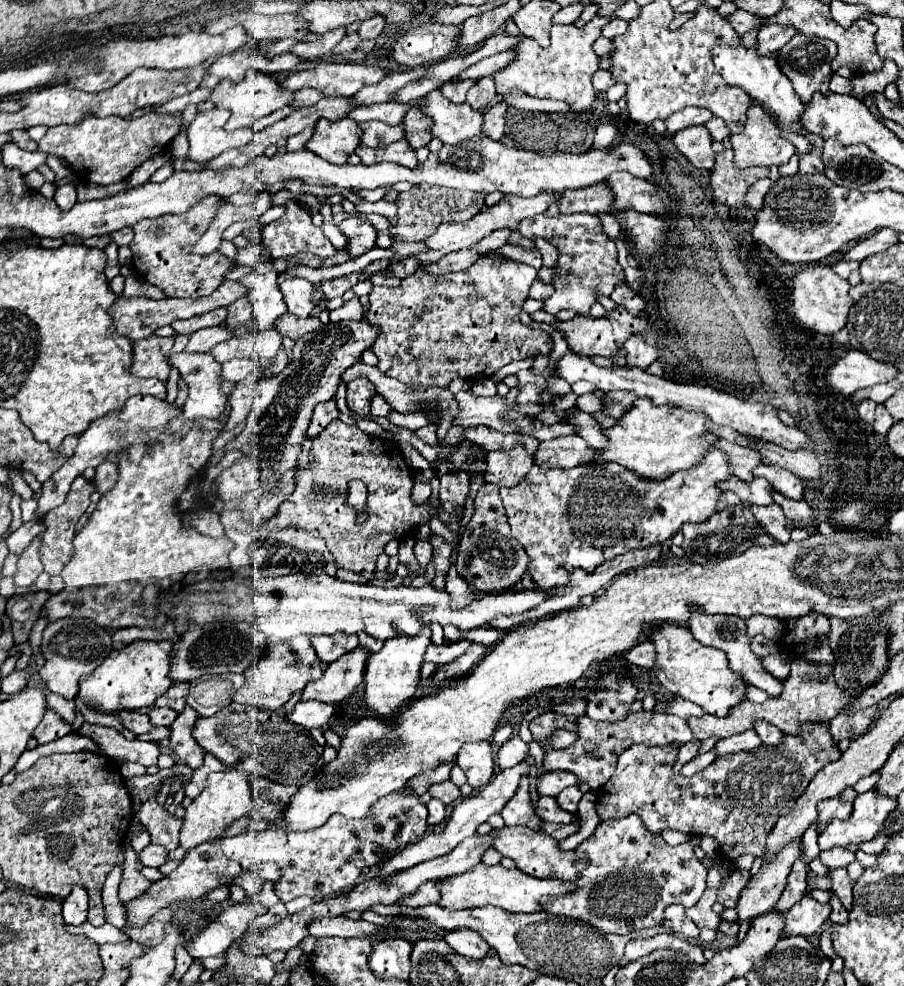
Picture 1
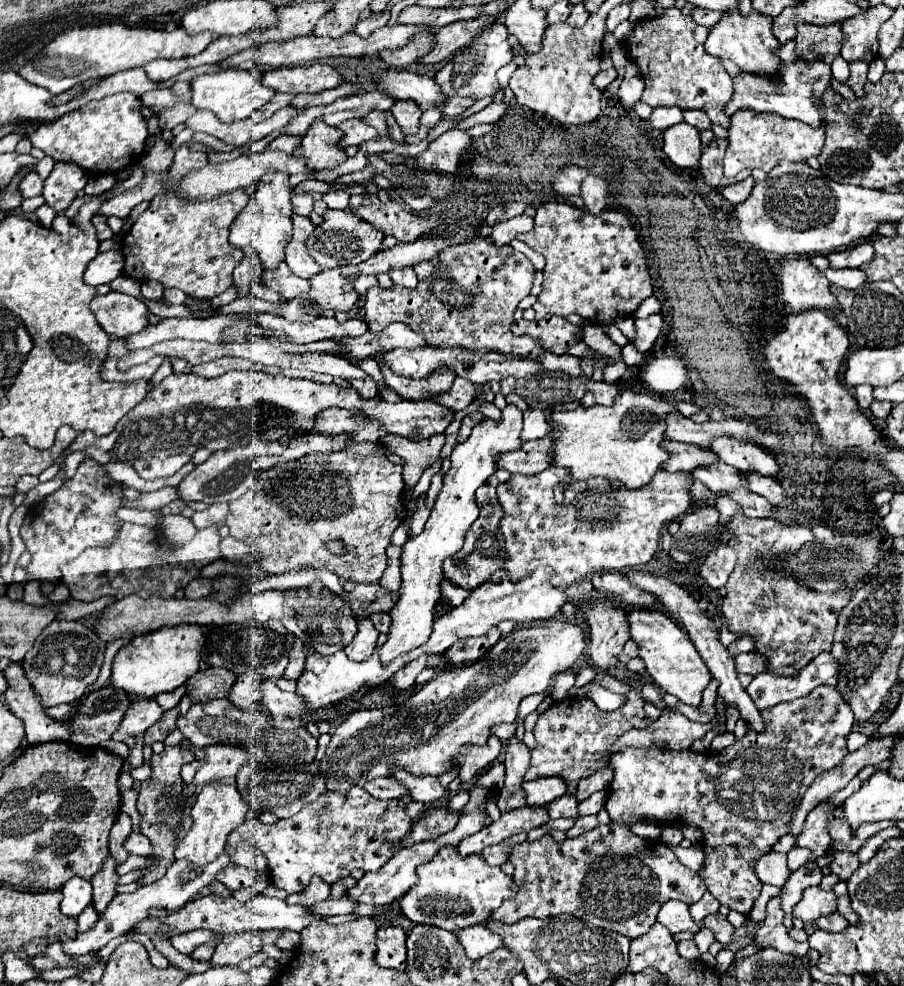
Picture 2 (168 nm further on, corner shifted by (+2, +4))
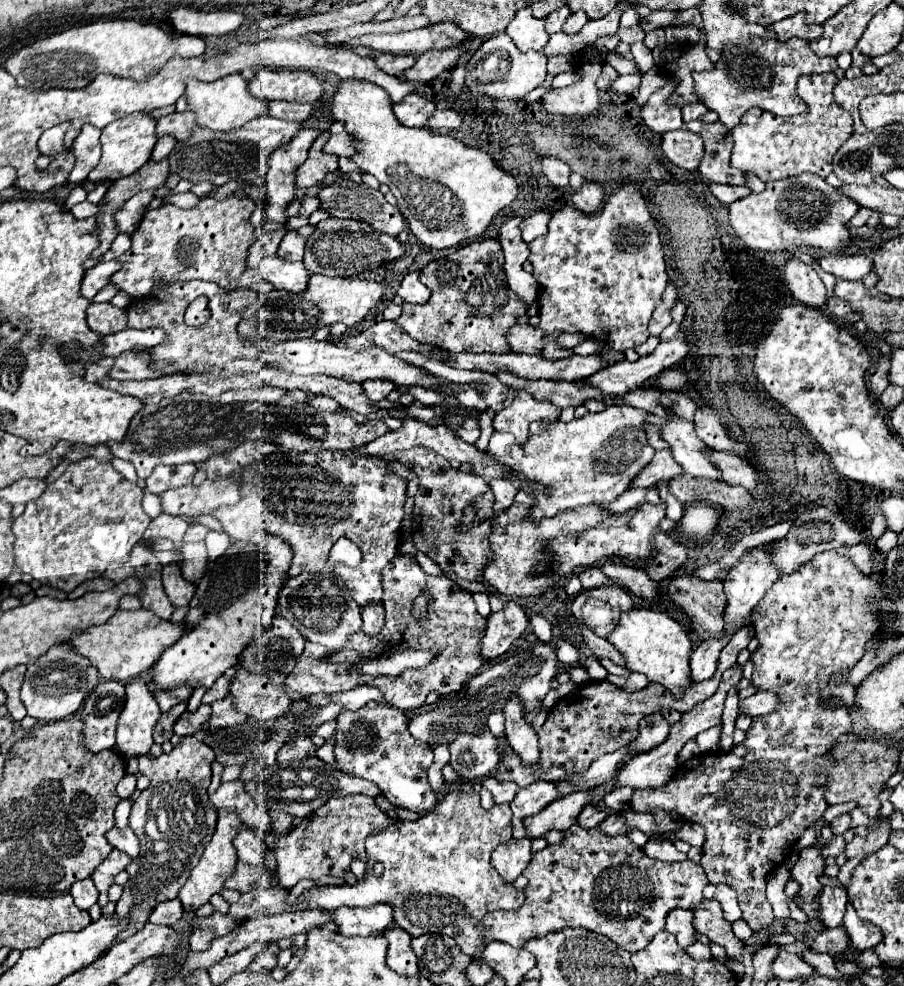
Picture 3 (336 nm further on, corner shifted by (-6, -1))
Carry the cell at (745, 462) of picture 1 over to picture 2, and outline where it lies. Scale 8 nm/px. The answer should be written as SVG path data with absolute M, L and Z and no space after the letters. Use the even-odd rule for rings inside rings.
M671 441L667 449L671 451L671 457L663 463L663 469L667 471L693 471L695 467L707 467L709 463L719 463L715 451L711 451L709 447Z

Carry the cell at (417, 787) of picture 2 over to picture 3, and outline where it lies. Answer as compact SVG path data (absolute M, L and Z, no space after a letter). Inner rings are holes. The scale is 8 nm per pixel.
M365 704L359 710L343 710L337 718L333 738L337 768L349 776L365 778L379 786L381 794L397 808L417 814L429 812L435 804L435 792L427 782L427 768L433 762L433 746L415 740L407 730L407 714L389 704Z

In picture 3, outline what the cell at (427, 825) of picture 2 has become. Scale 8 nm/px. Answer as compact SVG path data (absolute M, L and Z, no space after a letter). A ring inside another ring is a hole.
M449 788L439 798L437 806L423 814L415 822L397 822L373 836L367 836L367 866L365 876L357 880L357 884L341 884L341 886L313 886L303 894L301 900L307 902L309 910L337 910L341 906L373 906L373 904L389 904L393 906L393 922L409 932L411 936L423 934L447 934L455 938L459 948L465 954L473 954L481 946L481 920L487 912L493 910L517 910L525 900L523 890L505 884L497 870L491 866L491 854L500 844L512 839L512 811L509 804L495 804L491 810L483 810L479 804L477 792L463 792L457 788ZM381 862L383 872L379 876L373 874L373 866Z

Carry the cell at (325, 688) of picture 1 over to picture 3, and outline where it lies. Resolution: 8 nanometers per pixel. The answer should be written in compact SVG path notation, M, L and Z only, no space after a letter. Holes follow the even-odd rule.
M365 604L365 608L361 608L361 616L363 616L363 632L373 636L379 634L379 630L385 624L385 610L383 604Z

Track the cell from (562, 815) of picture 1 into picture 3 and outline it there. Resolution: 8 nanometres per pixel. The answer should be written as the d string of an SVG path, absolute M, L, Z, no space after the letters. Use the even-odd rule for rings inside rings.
M587 806L587 808L579 814L577 822L579 822L583 828L593 828L593 826L599 826L607 816L609 816L607 810L599 810L599 808L595 808L595 806Z

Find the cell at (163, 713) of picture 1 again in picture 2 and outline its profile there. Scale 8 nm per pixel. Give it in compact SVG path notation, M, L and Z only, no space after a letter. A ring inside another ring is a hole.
M155 699L135 701L125 713L119 729L113 733L113 739L123 741L127 735L137 735L141 731L147 731L153 723L161 719L161 715L163 715L163 709L157 705Z

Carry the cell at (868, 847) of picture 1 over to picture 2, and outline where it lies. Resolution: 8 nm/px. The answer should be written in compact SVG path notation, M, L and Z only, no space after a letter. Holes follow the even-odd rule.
M795 845L795 847L787 853L787 857L789 857L789 869L791 869L791 871L797 871L801 865L805 865L805 863L811 861L811 851L805 849L805 847L797 847L797 845Z

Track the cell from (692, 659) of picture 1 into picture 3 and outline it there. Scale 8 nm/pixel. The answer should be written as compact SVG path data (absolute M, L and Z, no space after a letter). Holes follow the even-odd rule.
M633 608L621 614L619 624L613 632L605 636L623 656L625 668L629 672L645 674L649 682L661 684L675 696L683 696L683 688L691 686L689 680L689 656L691 656L691 642L687 632L665 612Z

